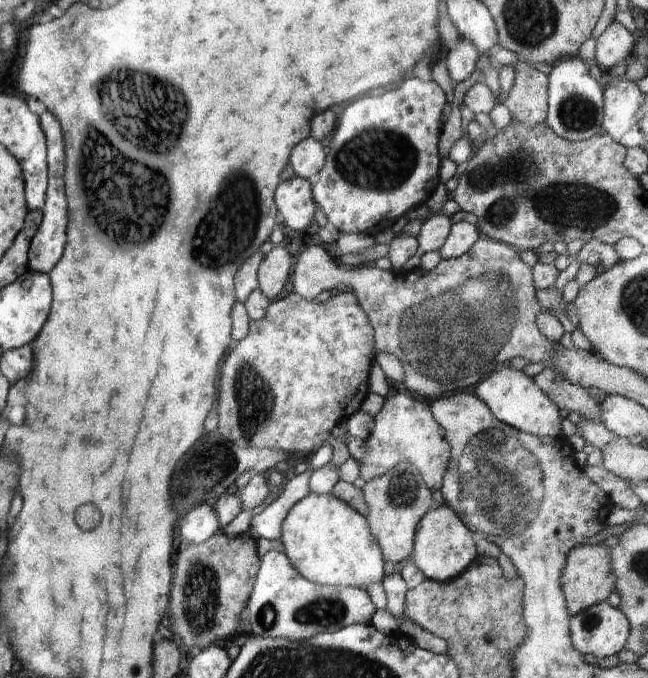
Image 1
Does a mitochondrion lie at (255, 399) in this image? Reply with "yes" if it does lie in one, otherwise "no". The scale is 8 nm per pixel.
yes

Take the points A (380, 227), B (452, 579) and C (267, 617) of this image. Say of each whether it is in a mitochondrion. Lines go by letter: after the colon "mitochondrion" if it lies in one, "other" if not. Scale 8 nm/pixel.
A: other
B: other
C: mitochondrion

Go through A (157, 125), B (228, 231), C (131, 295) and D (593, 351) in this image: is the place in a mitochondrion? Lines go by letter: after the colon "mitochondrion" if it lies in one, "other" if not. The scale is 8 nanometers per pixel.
A: mitochondrion
B: mitochondrion
C: other
D: other

